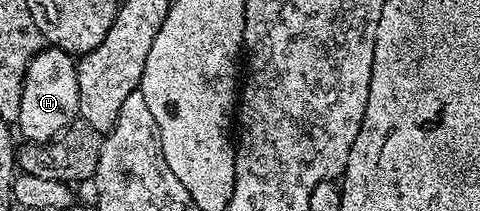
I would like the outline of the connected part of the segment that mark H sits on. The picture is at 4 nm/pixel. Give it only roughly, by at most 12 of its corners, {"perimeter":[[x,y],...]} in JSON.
{"perimeter":[[63,49],[30,65],[16,129],[30,143],[78,117],[80,71]]}

